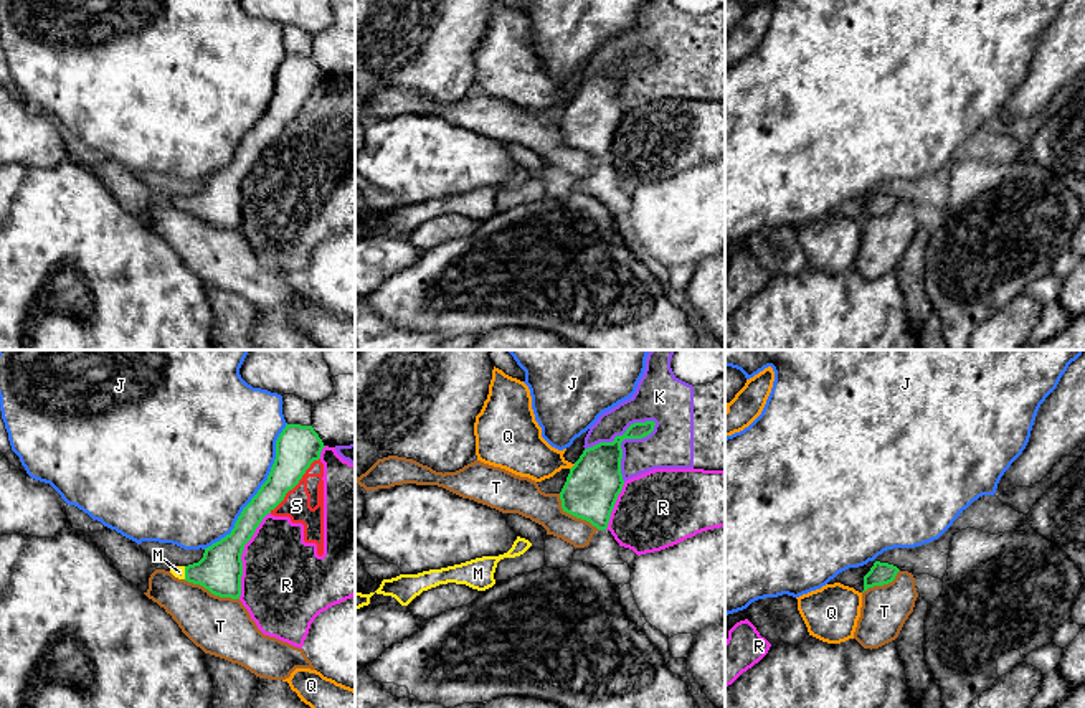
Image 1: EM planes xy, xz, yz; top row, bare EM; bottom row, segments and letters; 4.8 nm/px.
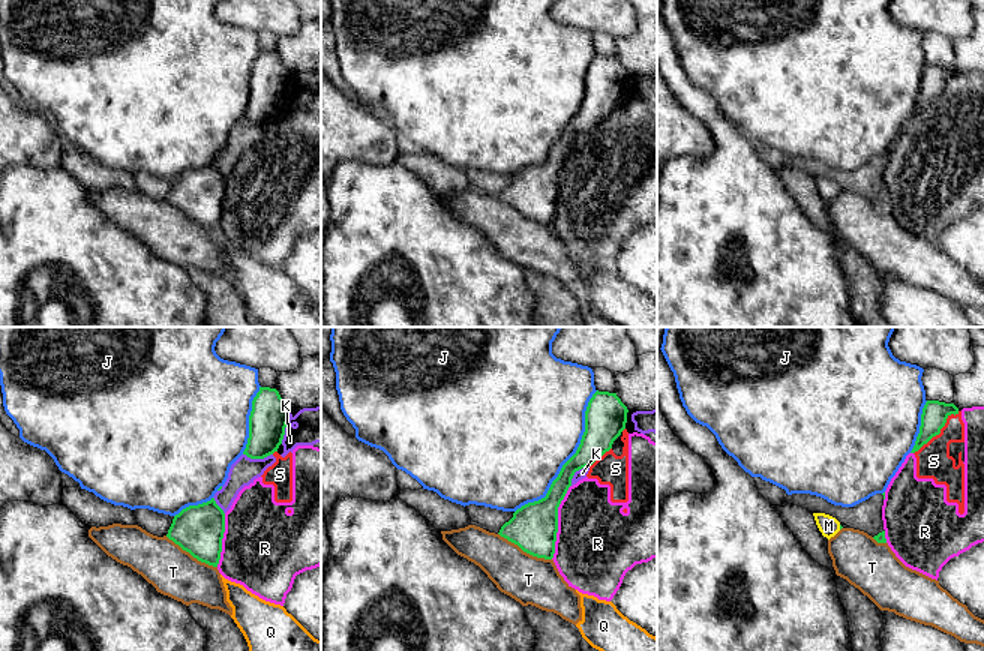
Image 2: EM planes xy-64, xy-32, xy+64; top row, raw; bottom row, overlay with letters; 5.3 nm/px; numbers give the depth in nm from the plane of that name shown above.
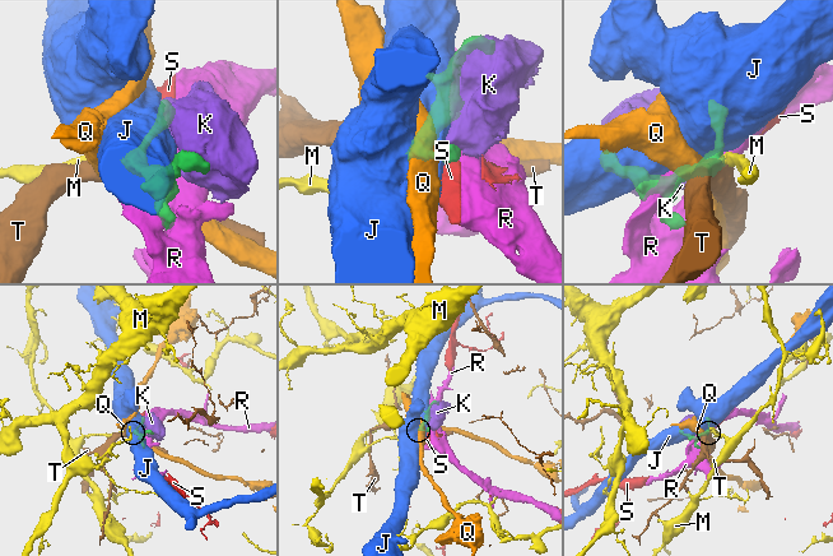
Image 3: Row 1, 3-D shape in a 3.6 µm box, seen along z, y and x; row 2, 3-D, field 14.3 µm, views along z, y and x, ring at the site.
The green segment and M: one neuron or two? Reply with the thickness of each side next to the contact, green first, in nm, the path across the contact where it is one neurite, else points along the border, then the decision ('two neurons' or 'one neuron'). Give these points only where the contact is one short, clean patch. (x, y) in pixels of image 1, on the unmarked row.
220/60 nm | one neuron

